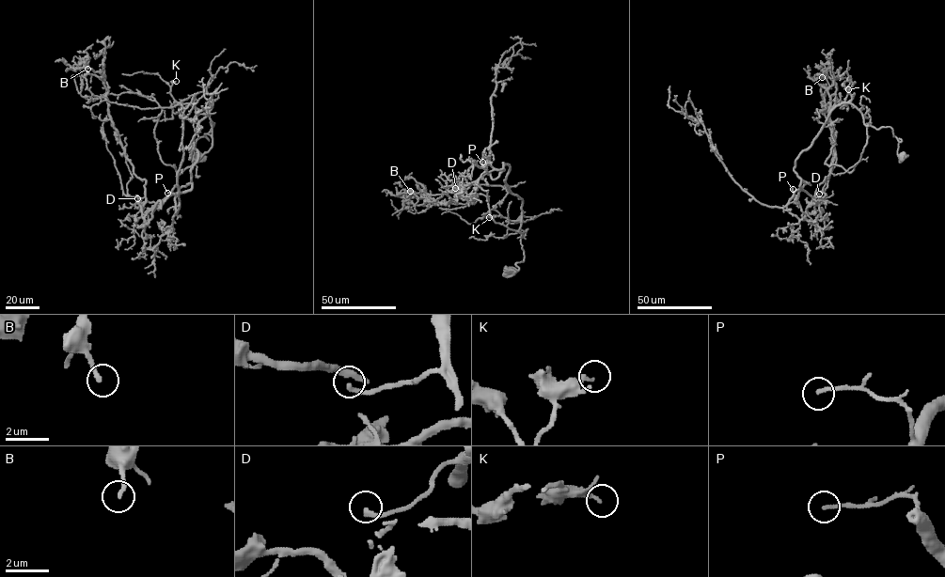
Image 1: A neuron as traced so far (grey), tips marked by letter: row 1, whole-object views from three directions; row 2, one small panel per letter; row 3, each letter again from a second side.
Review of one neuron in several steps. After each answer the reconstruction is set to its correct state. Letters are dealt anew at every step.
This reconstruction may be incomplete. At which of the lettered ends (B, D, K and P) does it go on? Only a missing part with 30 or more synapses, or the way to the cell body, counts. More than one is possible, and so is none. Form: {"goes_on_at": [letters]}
{"goes_on_at": ["D"]}

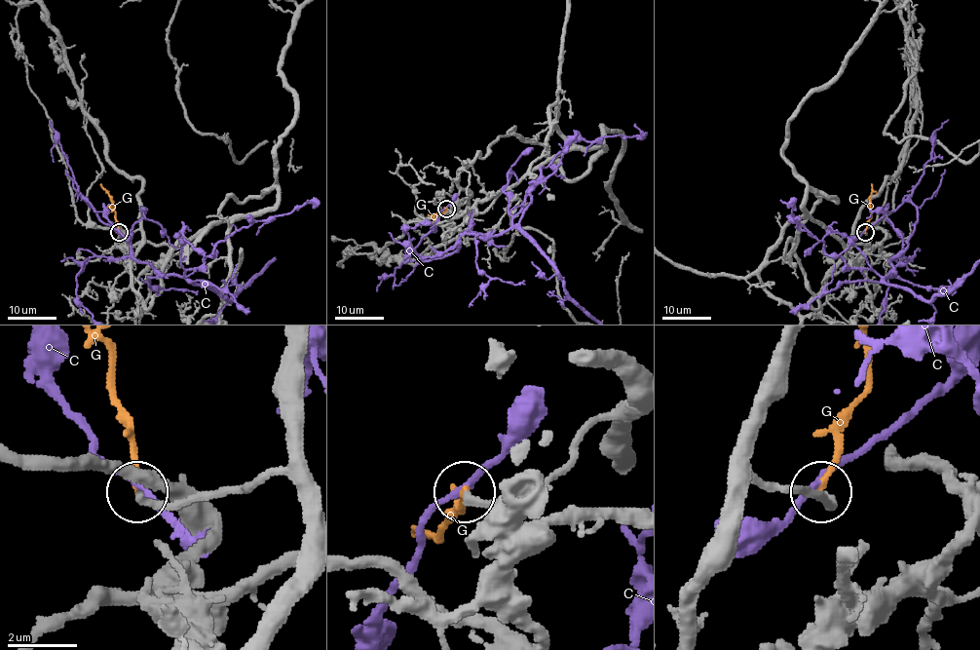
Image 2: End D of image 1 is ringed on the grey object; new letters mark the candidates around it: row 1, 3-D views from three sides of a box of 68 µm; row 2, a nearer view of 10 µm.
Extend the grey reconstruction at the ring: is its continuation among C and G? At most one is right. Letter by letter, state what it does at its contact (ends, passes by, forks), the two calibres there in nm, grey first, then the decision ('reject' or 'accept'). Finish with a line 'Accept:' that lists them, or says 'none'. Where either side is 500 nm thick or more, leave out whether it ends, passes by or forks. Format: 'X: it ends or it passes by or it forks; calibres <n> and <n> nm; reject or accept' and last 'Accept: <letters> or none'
C: it passes by; calibres 200 and 190 nm; reject
G: it ends; calibres 200 and 170 nm; reject
Accept: none

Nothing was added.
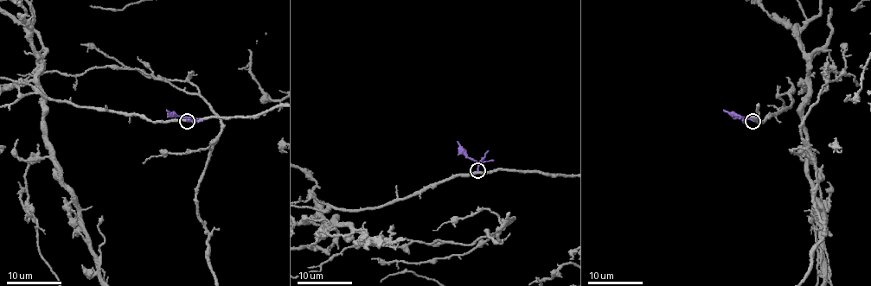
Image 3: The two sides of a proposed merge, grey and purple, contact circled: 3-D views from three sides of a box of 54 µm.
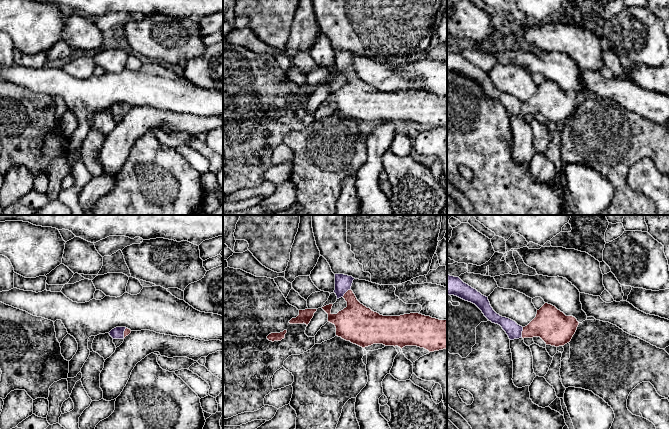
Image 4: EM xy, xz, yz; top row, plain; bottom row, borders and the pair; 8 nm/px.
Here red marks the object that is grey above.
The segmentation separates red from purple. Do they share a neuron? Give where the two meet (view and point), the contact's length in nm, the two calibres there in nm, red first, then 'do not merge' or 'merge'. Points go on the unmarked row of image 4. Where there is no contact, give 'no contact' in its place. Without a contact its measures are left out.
yz (522, 108) | 90 nm | 280/130 nm | merge

